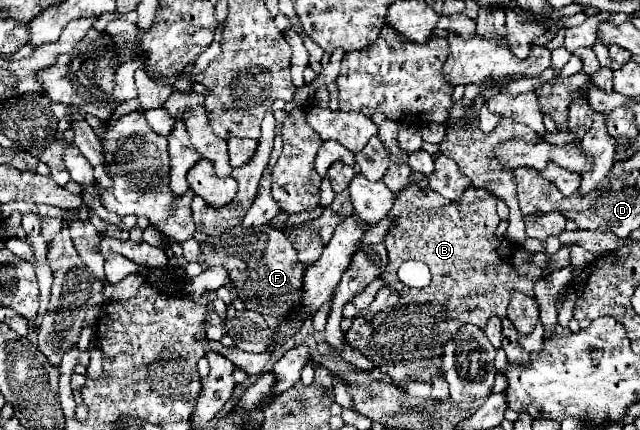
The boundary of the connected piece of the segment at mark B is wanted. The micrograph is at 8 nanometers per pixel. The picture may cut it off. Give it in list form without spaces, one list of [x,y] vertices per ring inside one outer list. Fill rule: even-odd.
[[[413,182],[397,192],[389,212],[393,228],[383,240],[391,268],[383,276],[387,286],[401,292],[401,302],[377,312],[371,320],[355,316],[351,328],[343,334],[345,344],[369,358],[375,368],[389,372],[389,378],[395,382],[431,384],[435,376],[443,376],[443,346],[463,324],[485,328],[491,316],[505,318],[505,308],[513,292],[525,292],[533,298],[537,280],[569,264],[571,246],[563,244],[559,252],[547,258],[549,268],[539,268],[531,262],[533,254],[529,250],[505,238],[499,240],[495,236],[499,224],[495,204],[497,198],[493,194],[475,186],[469,186],[461,200],[445,200],[431,188],[419,188]],[[409,254],[411,258],[425,262],[433,274],[431,284],[423,290],[409,288],[395,276]]]

